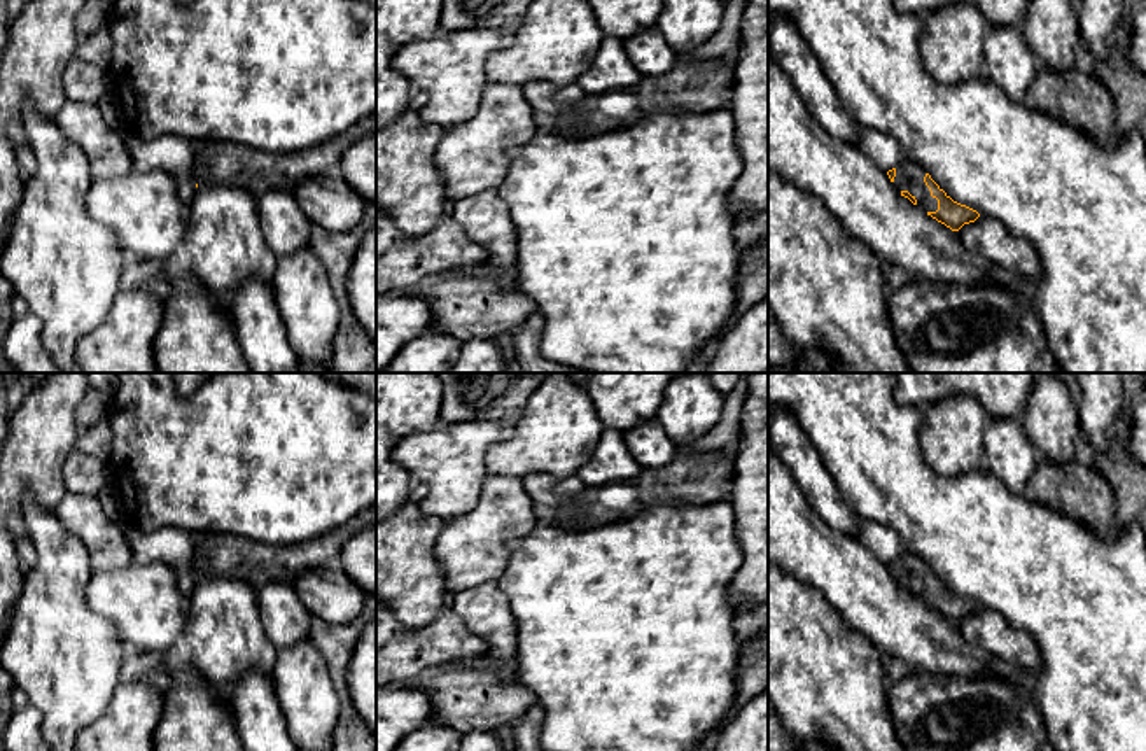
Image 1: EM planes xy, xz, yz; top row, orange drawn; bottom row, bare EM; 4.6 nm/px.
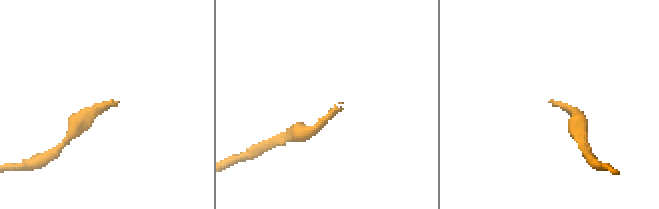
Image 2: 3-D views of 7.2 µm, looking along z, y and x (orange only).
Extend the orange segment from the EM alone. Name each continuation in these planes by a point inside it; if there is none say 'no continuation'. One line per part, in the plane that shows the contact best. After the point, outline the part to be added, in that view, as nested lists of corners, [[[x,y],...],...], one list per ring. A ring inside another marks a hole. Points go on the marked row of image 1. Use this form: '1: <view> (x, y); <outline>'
1: yz (910, 175); [[[903,158],[903,161],[896,166],[894,187],[899,193],[908,191],[917,200],[917,207],[924,212],[936,212],[938,200],[931,196],[924,177],[926,172],[920,165]]]

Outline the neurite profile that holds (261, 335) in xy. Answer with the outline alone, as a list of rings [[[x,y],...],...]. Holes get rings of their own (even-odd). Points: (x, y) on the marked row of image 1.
[[[245,280],[233,294],[231,313],[238,345],[252,373],[299,373],[271,282]]]

